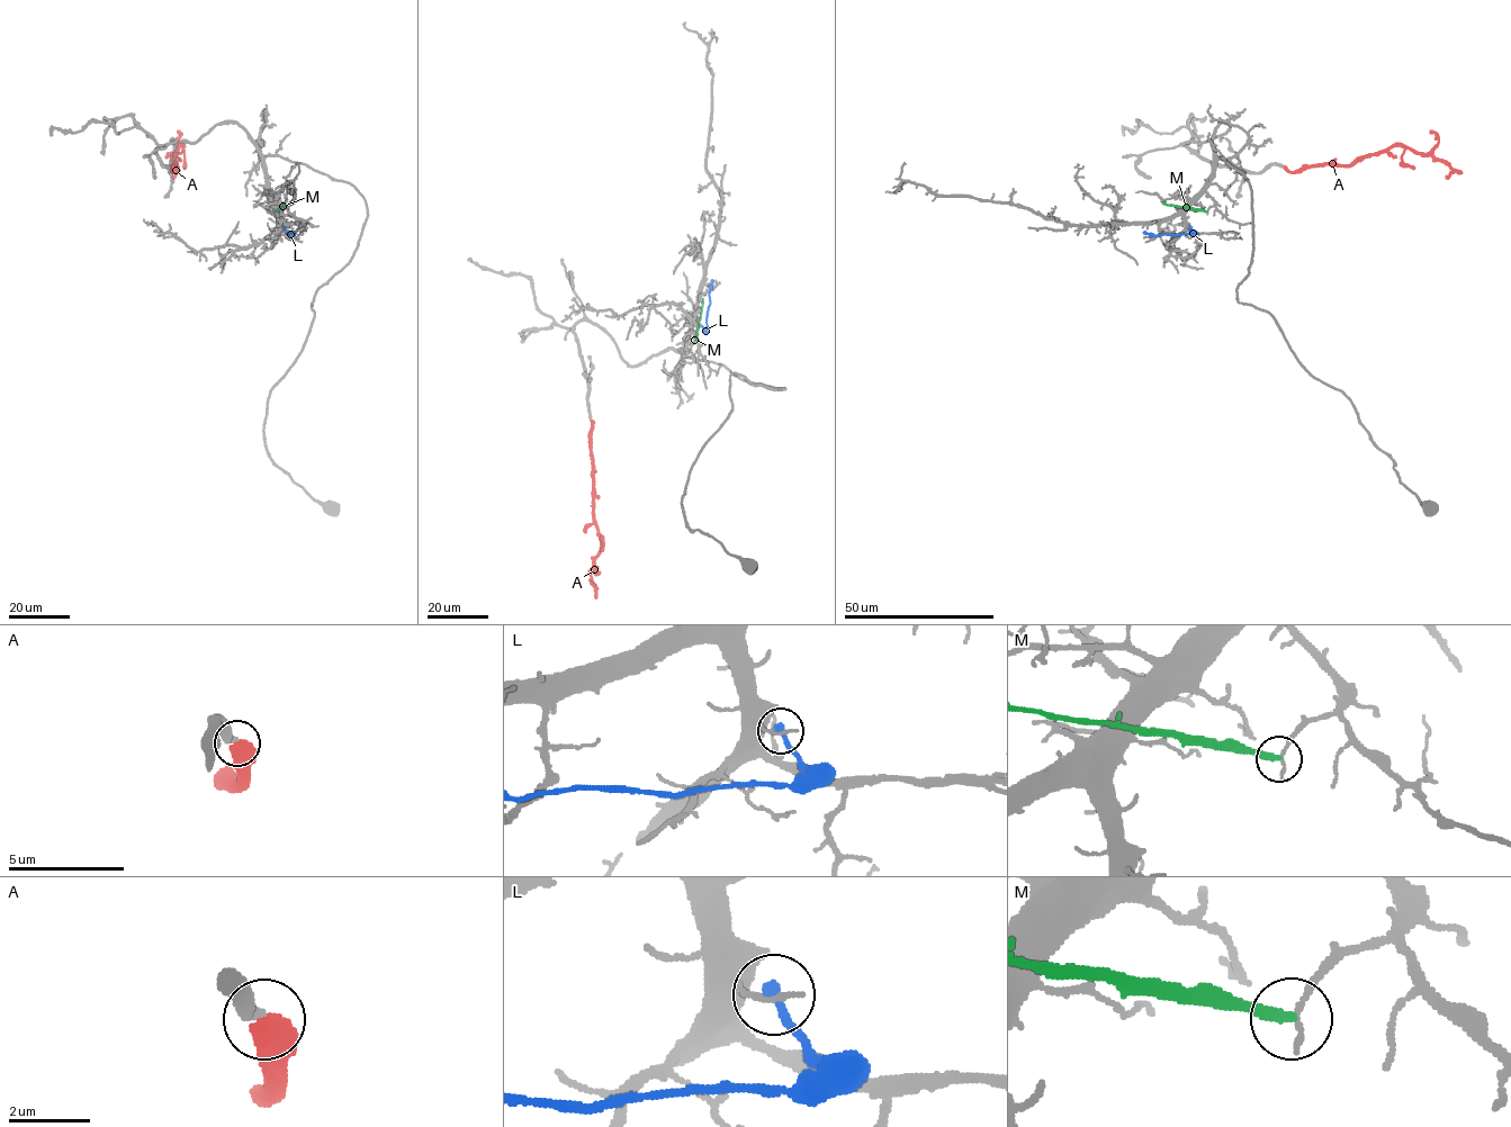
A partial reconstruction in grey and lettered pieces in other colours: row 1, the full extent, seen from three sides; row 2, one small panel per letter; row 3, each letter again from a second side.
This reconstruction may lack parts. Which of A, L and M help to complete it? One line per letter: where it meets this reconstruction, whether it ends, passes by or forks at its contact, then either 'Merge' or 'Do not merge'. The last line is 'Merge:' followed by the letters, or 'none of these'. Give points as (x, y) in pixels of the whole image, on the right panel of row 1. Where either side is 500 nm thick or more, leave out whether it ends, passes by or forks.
A: Touches grey at (1284, 167). Merge
L: Touches grey at (1189, 226). It ends there. Do not merge
M: Touches grey at (1206, 212). It ends there. Do not merge
Merge: A

